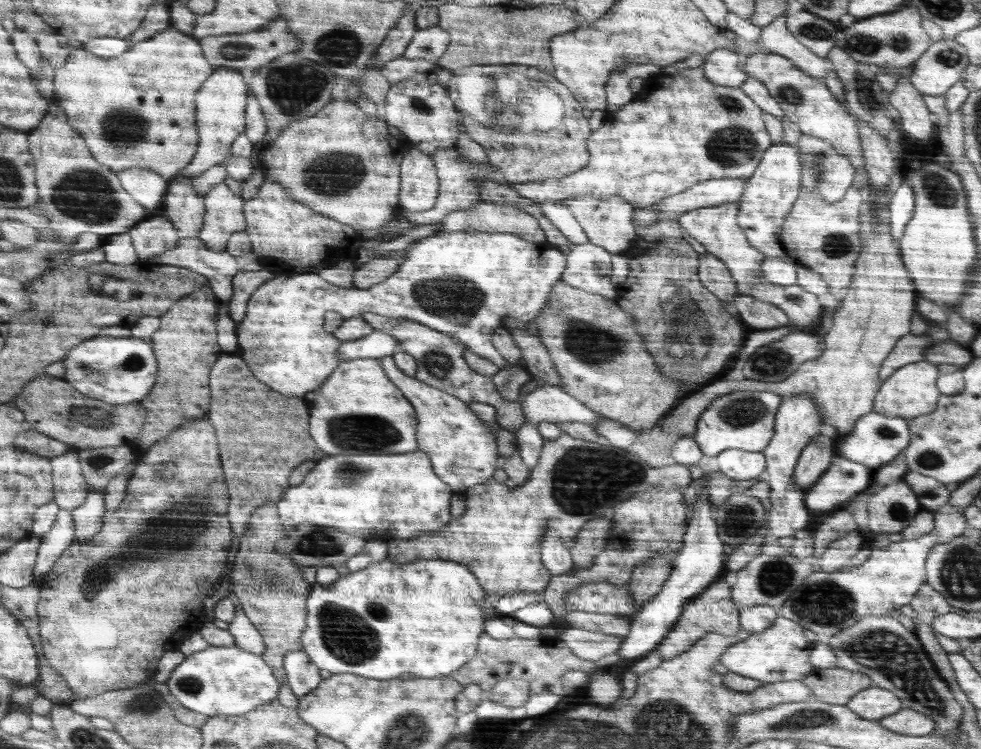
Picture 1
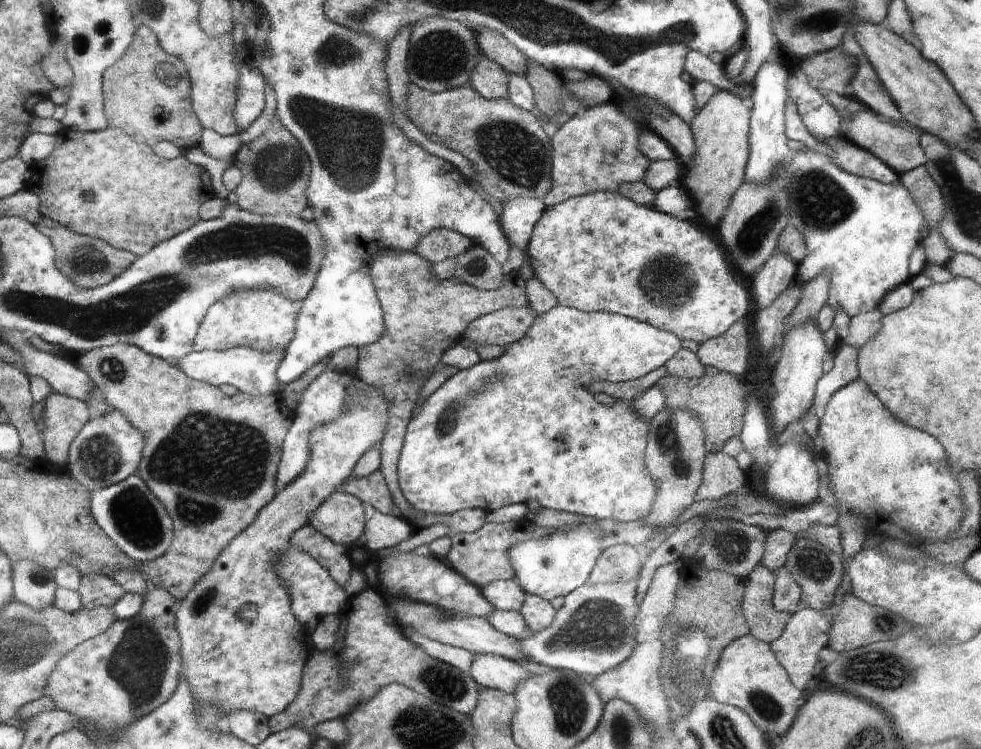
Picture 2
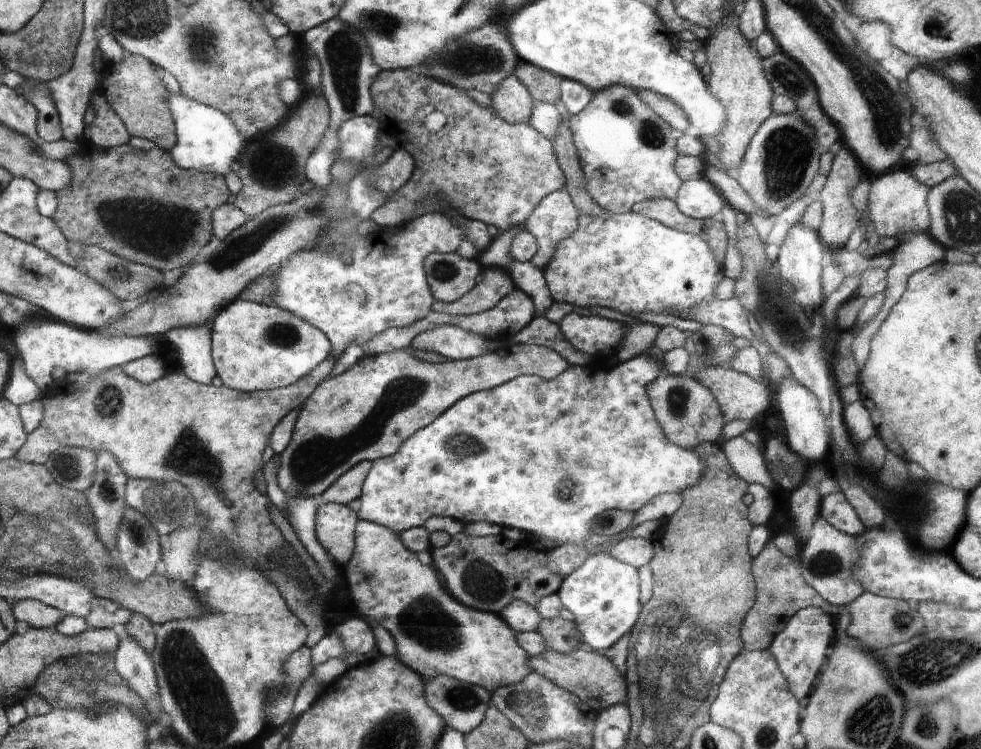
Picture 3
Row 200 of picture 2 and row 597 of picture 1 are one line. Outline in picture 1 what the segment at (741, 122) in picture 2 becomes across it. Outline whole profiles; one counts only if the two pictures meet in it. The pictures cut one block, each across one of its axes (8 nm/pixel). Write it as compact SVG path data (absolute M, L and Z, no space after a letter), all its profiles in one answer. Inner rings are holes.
M724 572L715 582L708 585L704 591L689 600L683 607L682 614L668 634L659 642L657 651L662 660L670 660L690 650L690 647L710 632L723 633L724 636L734 636L741 629L739 620L740 609L732 600L731 591L736 582L737 572Z

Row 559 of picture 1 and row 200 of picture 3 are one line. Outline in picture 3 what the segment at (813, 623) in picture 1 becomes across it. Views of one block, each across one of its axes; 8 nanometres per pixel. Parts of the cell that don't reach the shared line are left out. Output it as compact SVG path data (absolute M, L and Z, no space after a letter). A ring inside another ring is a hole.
M906 168L894 172L873 176L871 189L866 204L866 220L862 220L862 214L856 214L858 227L864 232L864 240L868 241L867 226L871 224L880 240L894 237L902 240L902 234L910 232L927 232L931 226L930 207L927 205L928 188L923 182L918 182Z

